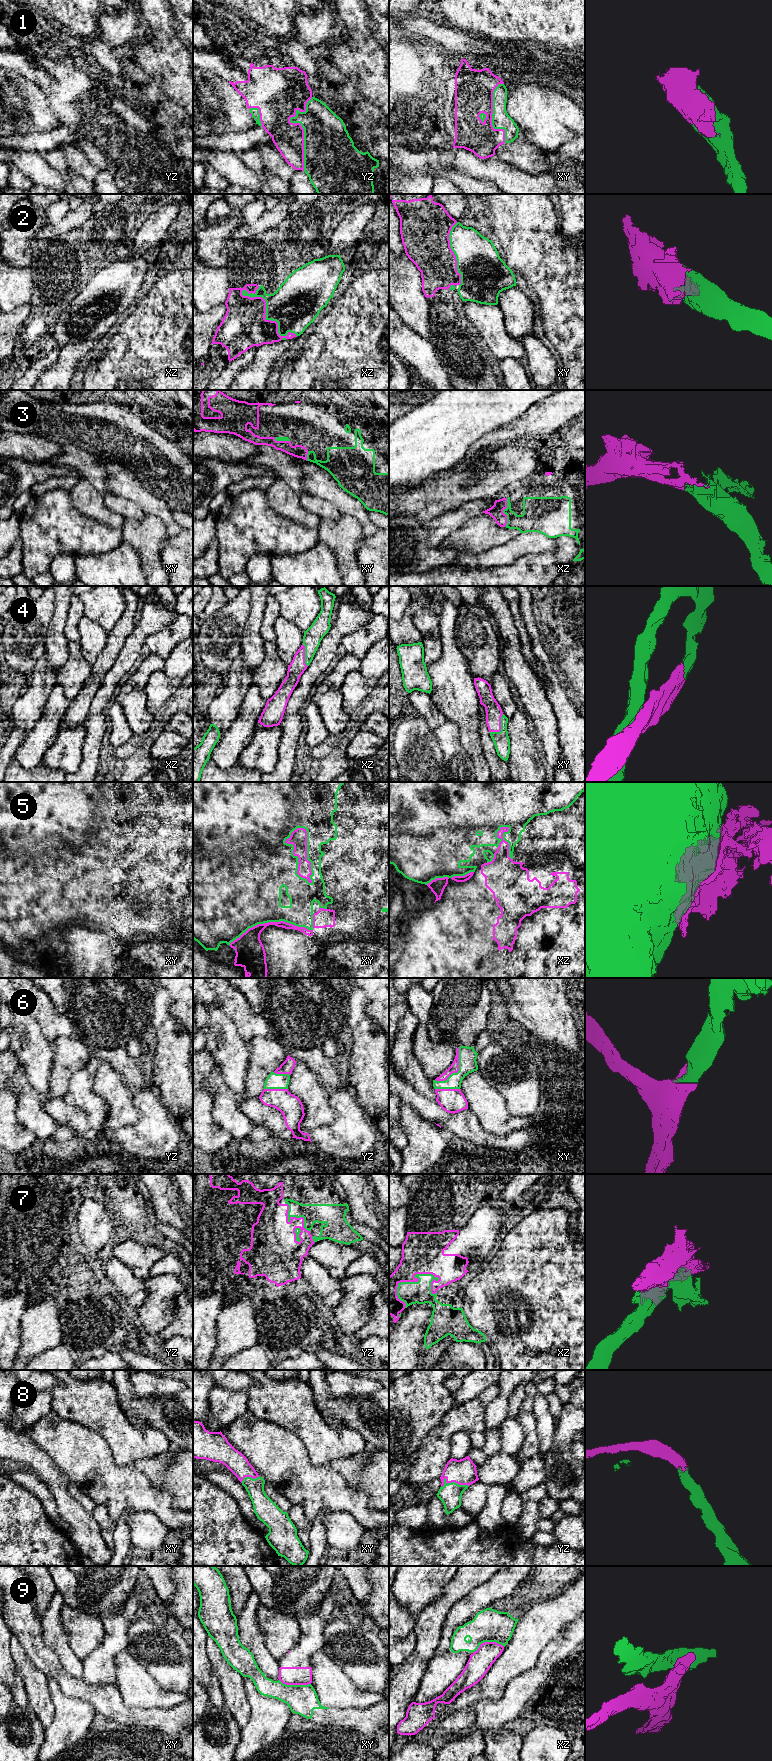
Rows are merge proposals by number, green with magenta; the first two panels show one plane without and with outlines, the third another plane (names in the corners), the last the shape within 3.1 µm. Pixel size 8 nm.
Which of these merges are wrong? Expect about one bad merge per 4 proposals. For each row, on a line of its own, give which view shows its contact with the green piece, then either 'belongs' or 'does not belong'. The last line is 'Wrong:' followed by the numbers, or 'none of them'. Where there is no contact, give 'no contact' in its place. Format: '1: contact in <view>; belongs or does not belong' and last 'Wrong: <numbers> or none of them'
1: contact in yz; belongs
2: contact in xz; belongs
3: contact in xz; belongs
4: contact in xy; belongs
5: contact in xy; does not belong
6: contact in xy; belongs
7: contact in xz; belongs
8: contact in yz; belongs
9: contact in xz; does not belong
Wrong: 5, 9

